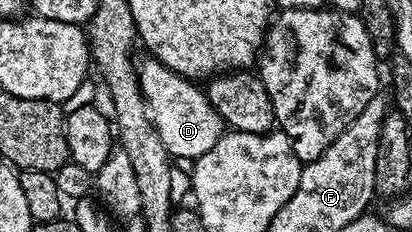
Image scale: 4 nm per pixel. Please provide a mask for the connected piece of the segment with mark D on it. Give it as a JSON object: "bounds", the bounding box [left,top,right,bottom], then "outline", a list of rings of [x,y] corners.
{"bounds":[138,56,226,160],"outline":[[[148,56],[145,59],[145,62],[141,61],[138,66],[140,90],[144,93],[144,100],[148,104],[148,113],[152,116],[152,123],[162,144],[173,159],[189,158],[189,160],[195,160],[201,158],[206,152],[210,152],[210,148],[214,148],[214,144],[218,144],[220,137],[225,134],[226,127],[222,116],[218,116],[218,112],[214,112],[207,93],[201,87],[199,90],[196,87],[199,85],[193,79],[184,78],[178,72],[166,68],[166,64],[162,64],[156,58]]]}

